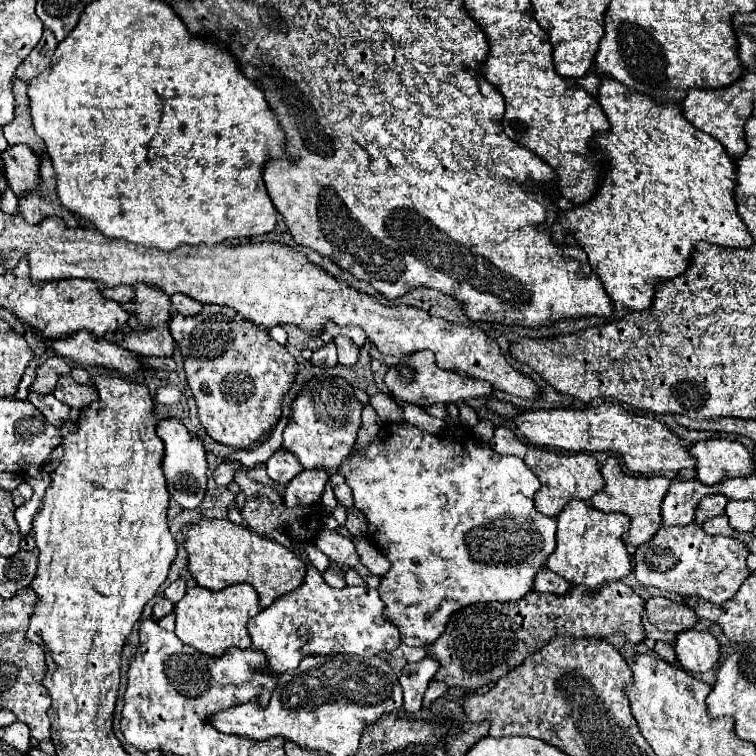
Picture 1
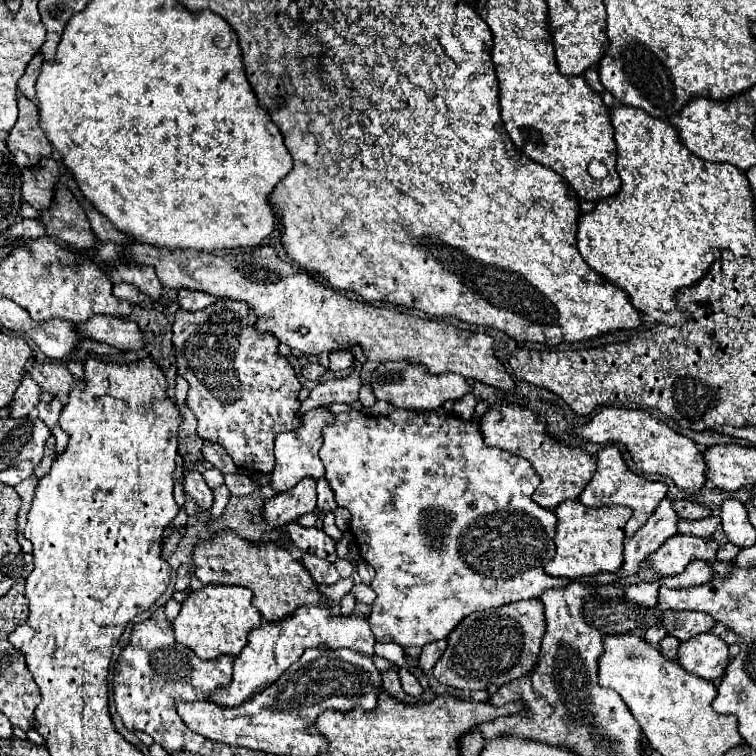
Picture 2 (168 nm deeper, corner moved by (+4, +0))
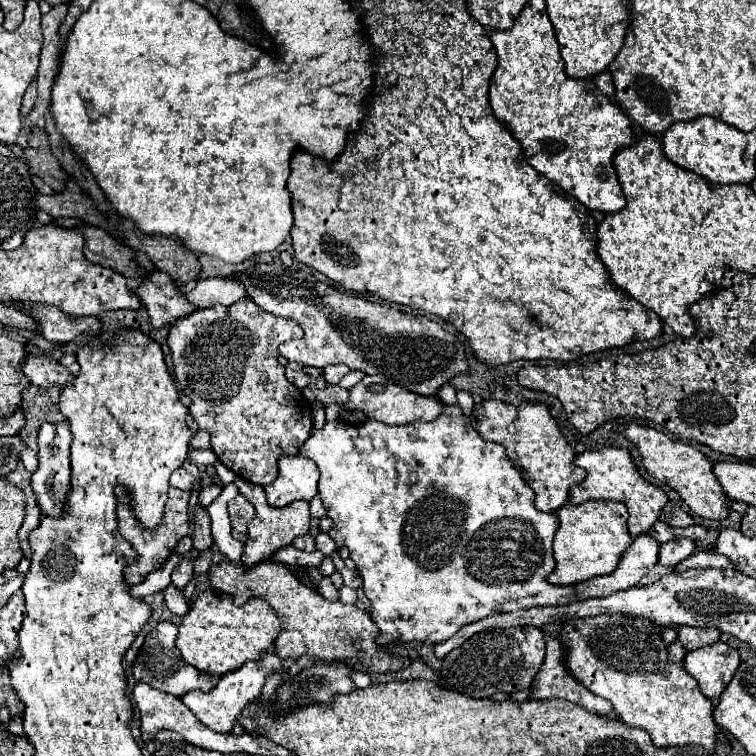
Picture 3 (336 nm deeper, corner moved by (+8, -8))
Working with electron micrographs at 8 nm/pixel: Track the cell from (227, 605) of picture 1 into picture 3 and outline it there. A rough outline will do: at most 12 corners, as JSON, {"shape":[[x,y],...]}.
{"shape":[[211,588],[191,602],[175,644],[221,676],[273,650],[265,600],[235,606]]}

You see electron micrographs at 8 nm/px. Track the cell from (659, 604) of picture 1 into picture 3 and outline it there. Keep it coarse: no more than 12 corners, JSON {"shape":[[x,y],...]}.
{"shape":[[679,626],[677,638],[687,650],[719,640],[715,628]]}

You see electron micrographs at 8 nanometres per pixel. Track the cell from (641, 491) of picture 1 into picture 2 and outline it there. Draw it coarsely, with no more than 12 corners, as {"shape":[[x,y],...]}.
{"shape":[[619,448],[597,454],[579,502],[629,506],[625,534],[645,526],[667,494],[627,468]]}

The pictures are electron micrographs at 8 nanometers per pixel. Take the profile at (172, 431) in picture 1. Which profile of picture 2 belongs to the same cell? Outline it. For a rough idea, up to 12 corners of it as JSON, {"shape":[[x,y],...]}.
{"shape":[[185,472],[183,490],[201,510],[211,510],[213,492],[199,472]]}

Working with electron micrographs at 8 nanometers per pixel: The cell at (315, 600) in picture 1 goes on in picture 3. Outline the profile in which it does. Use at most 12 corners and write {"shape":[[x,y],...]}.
{"shape":[[263,652],[183,704],[211,730],[231,732],[289,660]]}

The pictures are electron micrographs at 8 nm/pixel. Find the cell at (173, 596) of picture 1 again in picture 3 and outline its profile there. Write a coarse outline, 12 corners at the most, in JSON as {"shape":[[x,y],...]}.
{"shape":[[183,560],[171,574],[177,590],[193,578],[193,564]]}

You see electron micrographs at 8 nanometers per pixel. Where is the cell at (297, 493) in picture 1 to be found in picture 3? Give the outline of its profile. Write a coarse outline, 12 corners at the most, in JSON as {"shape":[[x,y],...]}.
{"shape":[[235,478],[257,510],[243,564],[267,560],[309,532],[309,502],[267,504],[261,486]]}

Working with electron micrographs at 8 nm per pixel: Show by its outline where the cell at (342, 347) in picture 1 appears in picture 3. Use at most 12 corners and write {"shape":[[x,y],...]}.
{"shape":[[327,366],[323,378],[329,384],[339,380],[349,372],[347,366]]}

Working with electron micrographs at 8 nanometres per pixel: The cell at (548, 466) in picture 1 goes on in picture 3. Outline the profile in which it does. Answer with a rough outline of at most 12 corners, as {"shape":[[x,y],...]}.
{"shape":[[485,400],[469,418],[555,512],[585,478],[543,404]]}

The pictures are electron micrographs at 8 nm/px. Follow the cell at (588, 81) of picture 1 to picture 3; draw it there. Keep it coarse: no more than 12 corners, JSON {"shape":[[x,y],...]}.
{"shape":[[609,72],[593,78],[605,96],[613,96],[615,86]]}

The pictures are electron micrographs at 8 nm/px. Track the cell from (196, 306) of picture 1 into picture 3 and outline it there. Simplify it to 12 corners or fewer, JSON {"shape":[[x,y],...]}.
{"shape":[[233,276],[205,278],[187,292],[195,308],[231,306],[245,296]]}

